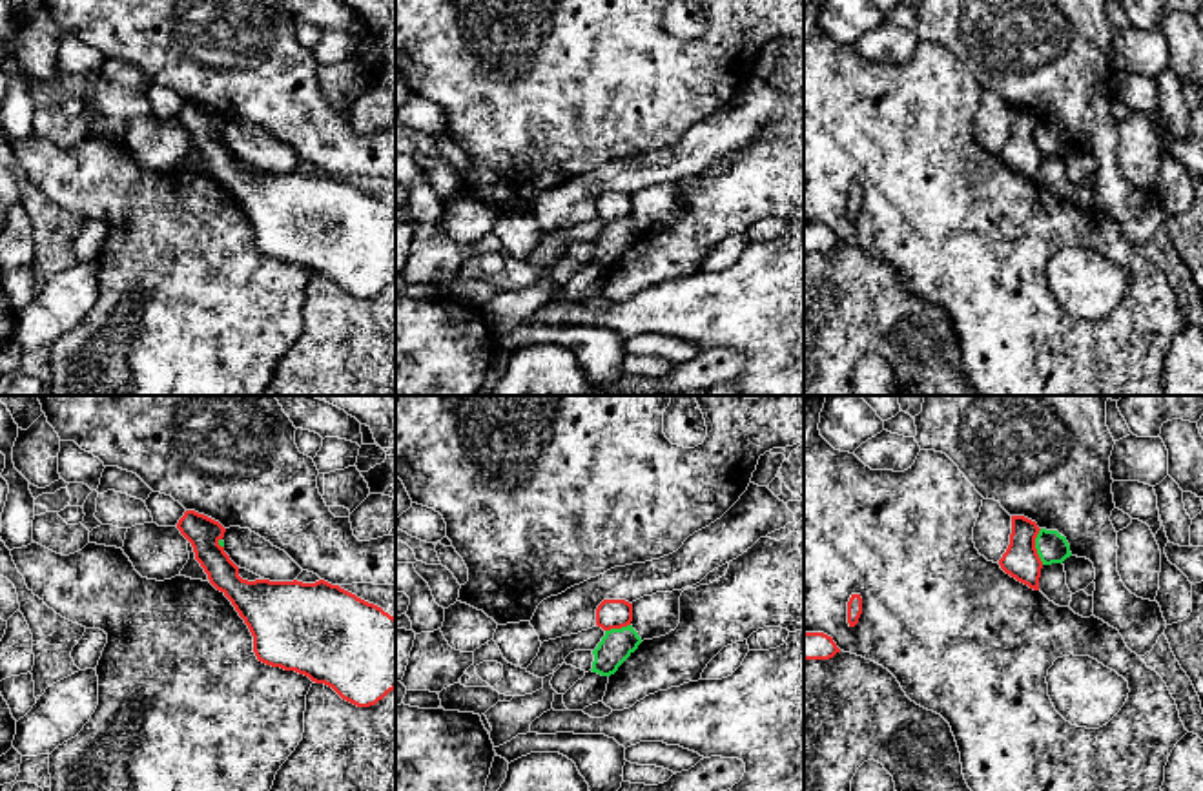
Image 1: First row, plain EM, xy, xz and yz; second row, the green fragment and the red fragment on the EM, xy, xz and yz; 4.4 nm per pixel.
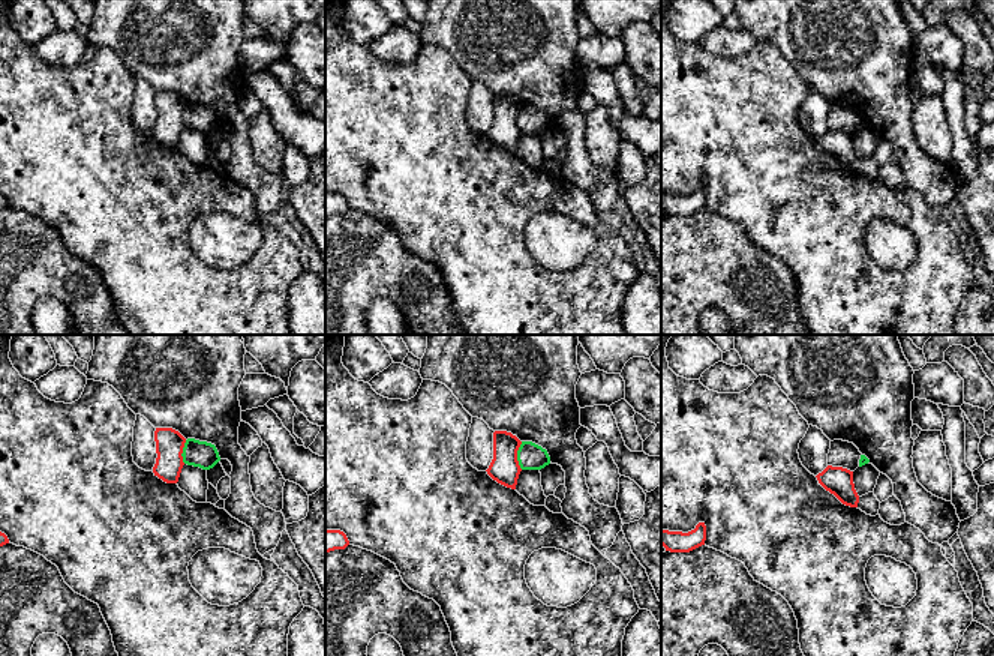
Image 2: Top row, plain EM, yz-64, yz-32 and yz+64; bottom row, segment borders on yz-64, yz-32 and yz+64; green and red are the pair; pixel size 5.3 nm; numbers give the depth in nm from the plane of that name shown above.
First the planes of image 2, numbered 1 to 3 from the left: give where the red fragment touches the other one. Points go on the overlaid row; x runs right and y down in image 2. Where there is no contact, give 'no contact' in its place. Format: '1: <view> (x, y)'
1: yz-64 (183, 452)
2: yz-32 (517, 455)
3: no contact

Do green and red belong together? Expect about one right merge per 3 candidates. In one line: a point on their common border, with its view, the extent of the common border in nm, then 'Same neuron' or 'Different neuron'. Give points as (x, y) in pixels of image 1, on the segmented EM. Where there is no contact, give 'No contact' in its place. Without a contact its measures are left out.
Touches green at yz (1036, 547). Shared border 160 nm. Different neuron

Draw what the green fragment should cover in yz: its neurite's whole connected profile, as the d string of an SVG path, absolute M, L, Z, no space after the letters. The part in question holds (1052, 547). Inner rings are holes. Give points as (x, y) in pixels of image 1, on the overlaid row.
M1041 529L1035 538L1035 549L1043 565L1063 563L1072 556L1066 538L1057 530Z

